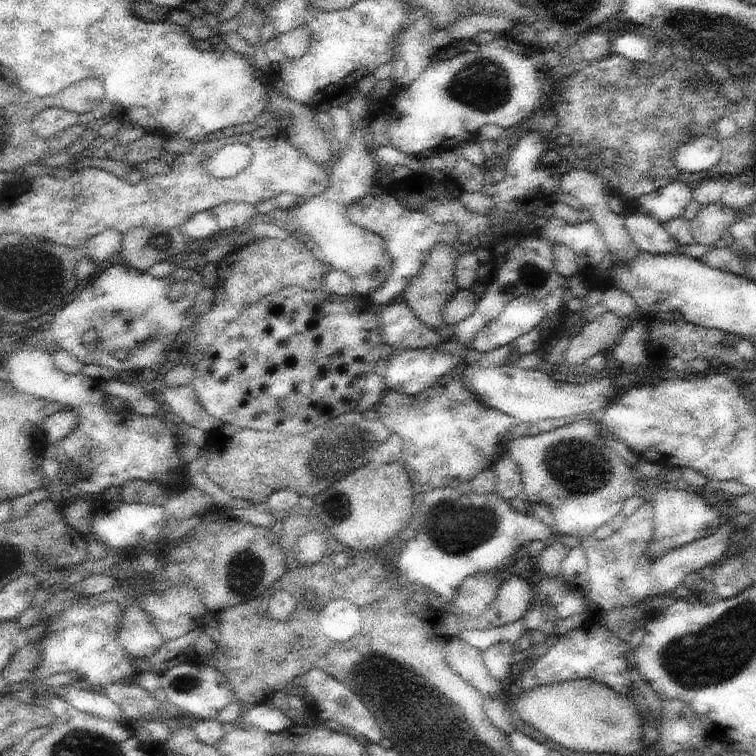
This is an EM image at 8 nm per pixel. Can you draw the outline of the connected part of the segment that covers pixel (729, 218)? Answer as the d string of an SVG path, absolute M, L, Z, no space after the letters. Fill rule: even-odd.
M710 204L703 207L690 222L694 243L704 246L719 245L727 240L729 229L748 211L730 210L730 206Z

